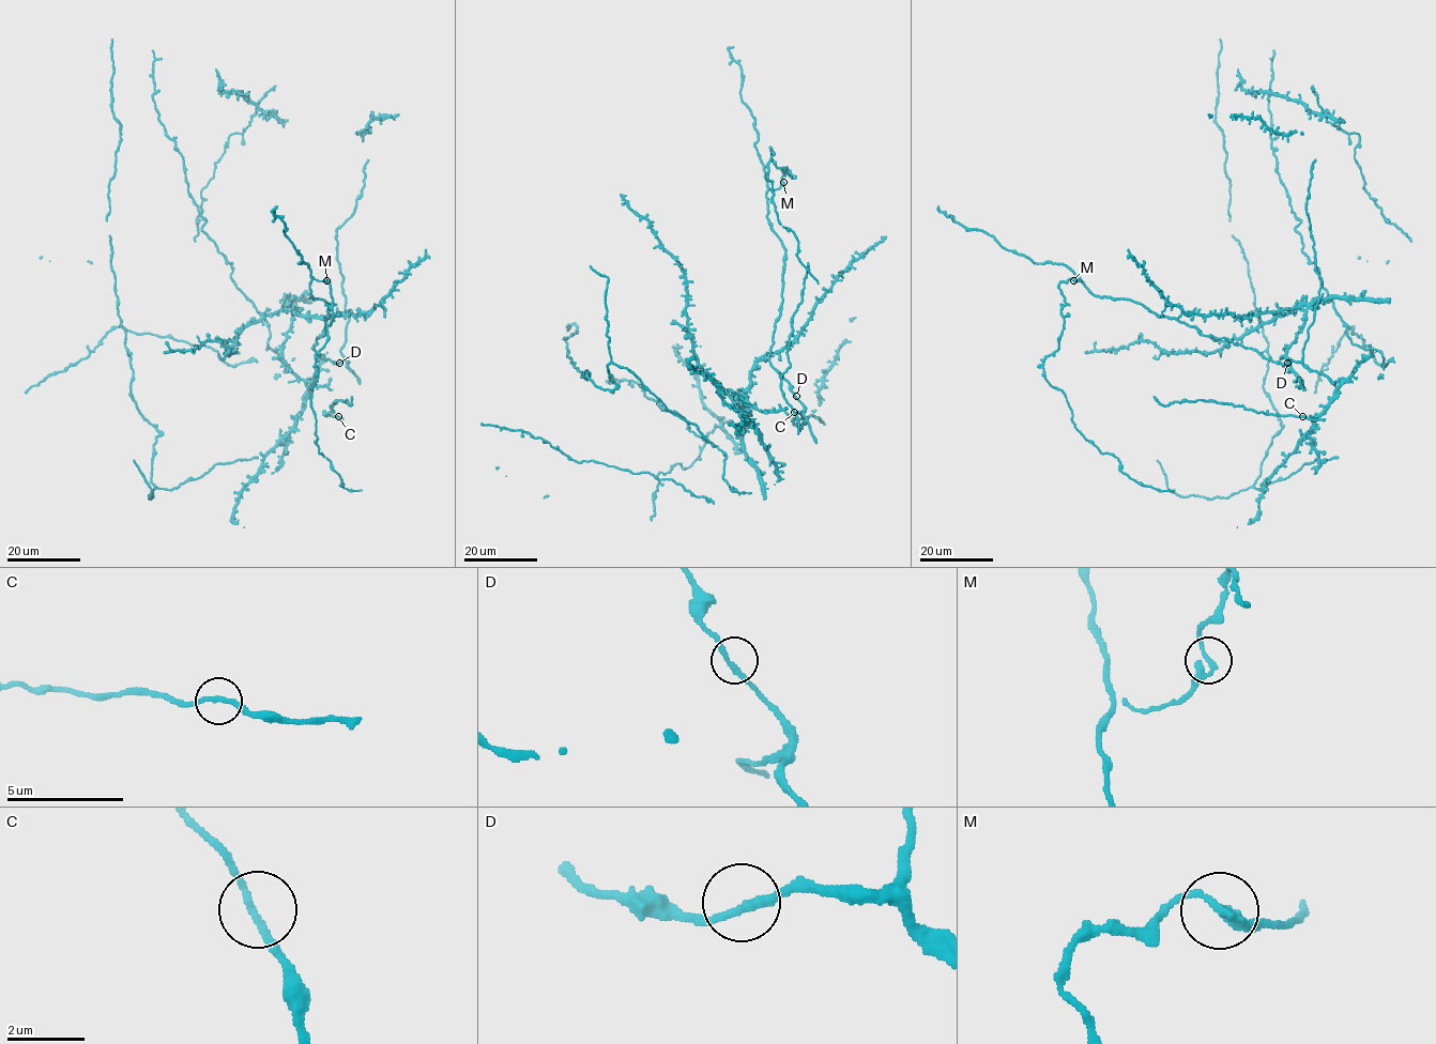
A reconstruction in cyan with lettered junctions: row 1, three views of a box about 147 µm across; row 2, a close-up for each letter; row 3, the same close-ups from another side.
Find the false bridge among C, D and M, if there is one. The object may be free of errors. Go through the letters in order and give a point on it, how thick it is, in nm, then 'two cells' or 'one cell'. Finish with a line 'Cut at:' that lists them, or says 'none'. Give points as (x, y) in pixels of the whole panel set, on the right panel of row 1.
C: place (1302, 416); calibre 190 nm; one cell
D: place (1287, 363); calibre 220 nm; one cell
M: place (1073, 280); calibre 190 nm; one cell
Cut at: none

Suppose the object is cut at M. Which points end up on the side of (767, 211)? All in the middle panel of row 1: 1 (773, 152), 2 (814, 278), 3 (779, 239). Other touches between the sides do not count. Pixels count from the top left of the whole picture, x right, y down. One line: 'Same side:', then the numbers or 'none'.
Same side: 3

